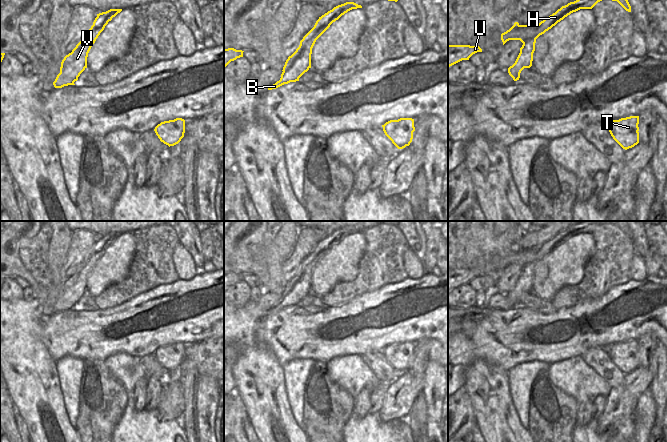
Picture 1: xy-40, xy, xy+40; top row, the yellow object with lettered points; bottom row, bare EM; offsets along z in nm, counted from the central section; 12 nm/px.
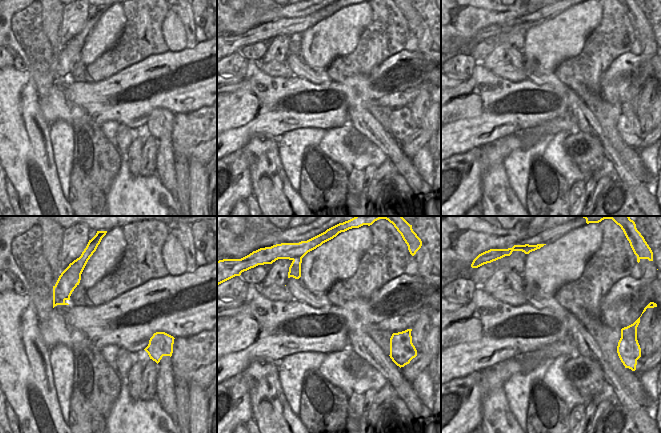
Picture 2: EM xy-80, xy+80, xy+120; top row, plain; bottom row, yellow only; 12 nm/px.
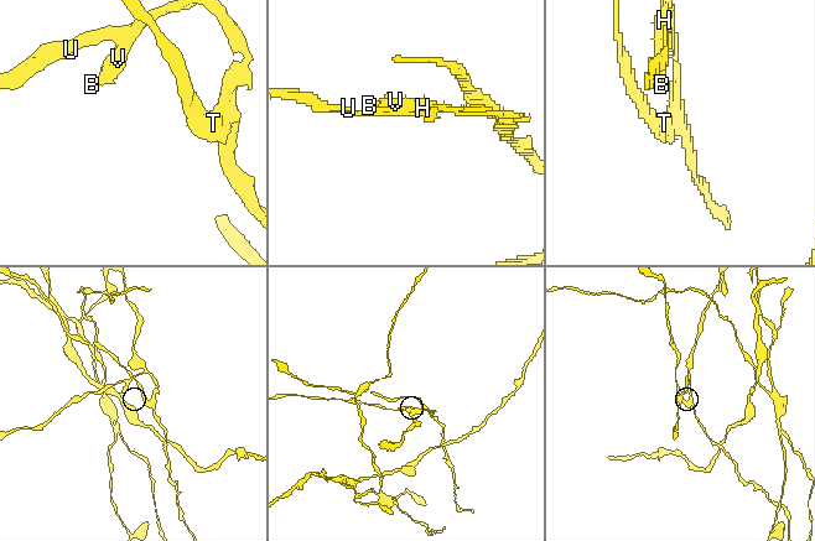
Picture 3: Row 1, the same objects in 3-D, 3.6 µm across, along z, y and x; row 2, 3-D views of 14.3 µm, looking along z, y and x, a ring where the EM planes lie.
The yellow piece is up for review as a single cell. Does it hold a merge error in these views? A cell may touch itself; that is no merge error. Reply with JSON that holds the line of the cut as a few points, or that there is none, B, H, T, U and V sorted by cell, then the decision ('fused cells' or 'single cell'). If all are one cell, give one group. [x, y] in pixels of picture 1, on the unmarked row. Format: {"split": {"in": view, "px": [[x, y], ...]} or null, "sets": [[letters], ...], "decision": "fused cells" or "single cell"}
{"split": {"in": "xy+40", "px": [[637, 355], [630, 356], [622, 361], [628, 371]]}, "sets": [["B", "H", "U", "V"], ["T"]], "decision": "fused cells"}

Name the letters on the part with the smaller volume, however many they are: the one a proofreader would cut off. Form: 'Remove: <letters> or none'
Remove: T

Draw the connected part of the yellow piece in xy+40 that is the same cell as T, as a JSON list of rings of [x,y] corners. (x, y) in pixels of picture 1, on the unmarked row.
[[[626,341],[619,344],[613,344],[611,347],[605,347],[613,363],[625,374],[629,373],[629,369],[622,363],[628,357],[636,357],[639,355],[636,342]]]

